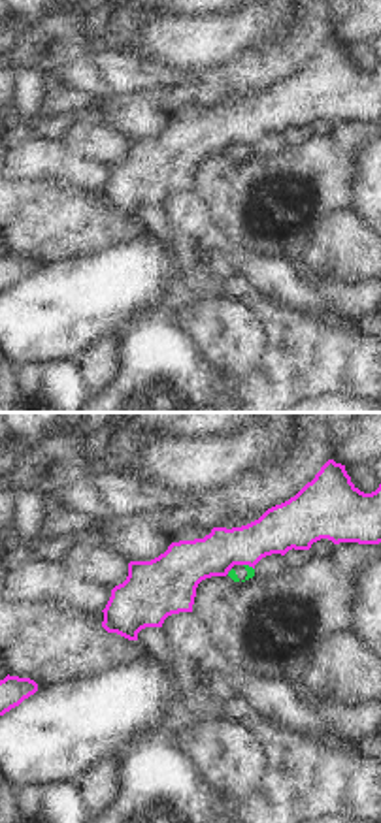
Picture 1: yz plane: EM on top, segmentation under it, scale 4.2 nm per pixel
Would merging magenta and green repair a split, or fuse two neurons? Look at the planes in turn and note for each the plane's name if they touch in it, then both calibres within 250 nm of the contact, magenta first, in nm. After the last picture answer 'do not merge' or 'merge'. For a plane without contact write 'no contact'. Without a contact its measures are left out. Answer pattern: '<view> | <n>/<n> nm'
yz | 200/30 nm

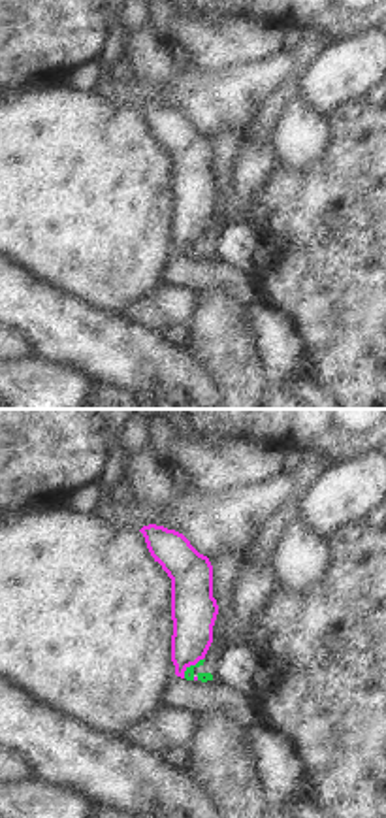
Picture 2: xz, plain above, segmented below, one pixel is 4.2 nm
xz | 200/50 nm

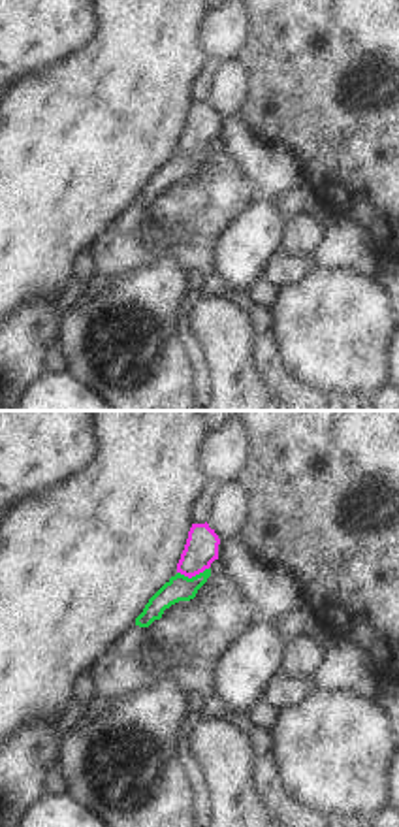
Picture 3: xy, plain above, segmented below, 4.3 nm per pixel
xy | 140/110 nm

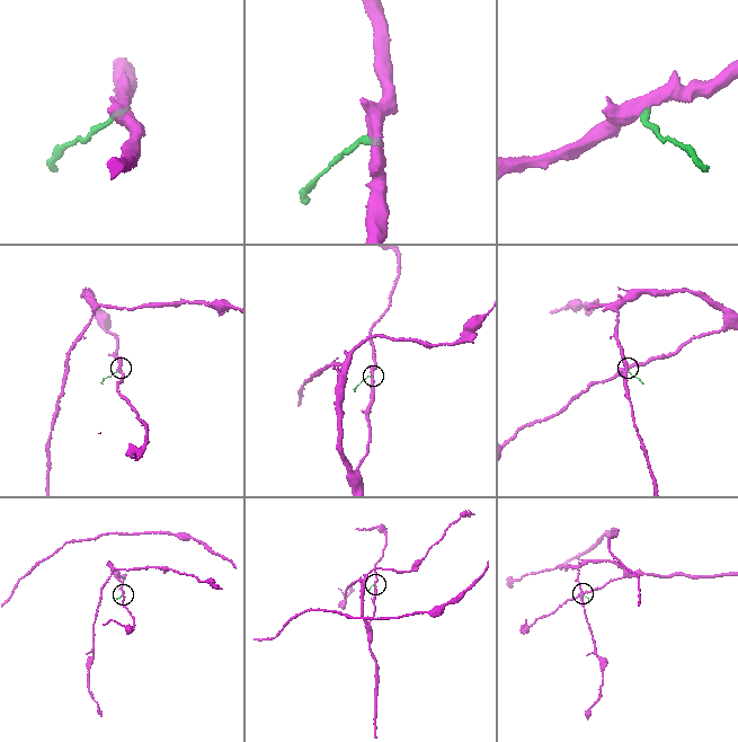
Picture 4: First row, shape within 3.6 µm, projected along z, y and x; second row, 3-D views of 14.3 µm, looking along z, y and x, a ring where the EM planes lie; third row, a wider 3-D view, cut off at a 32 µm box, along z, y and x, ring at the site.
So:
do not merge

